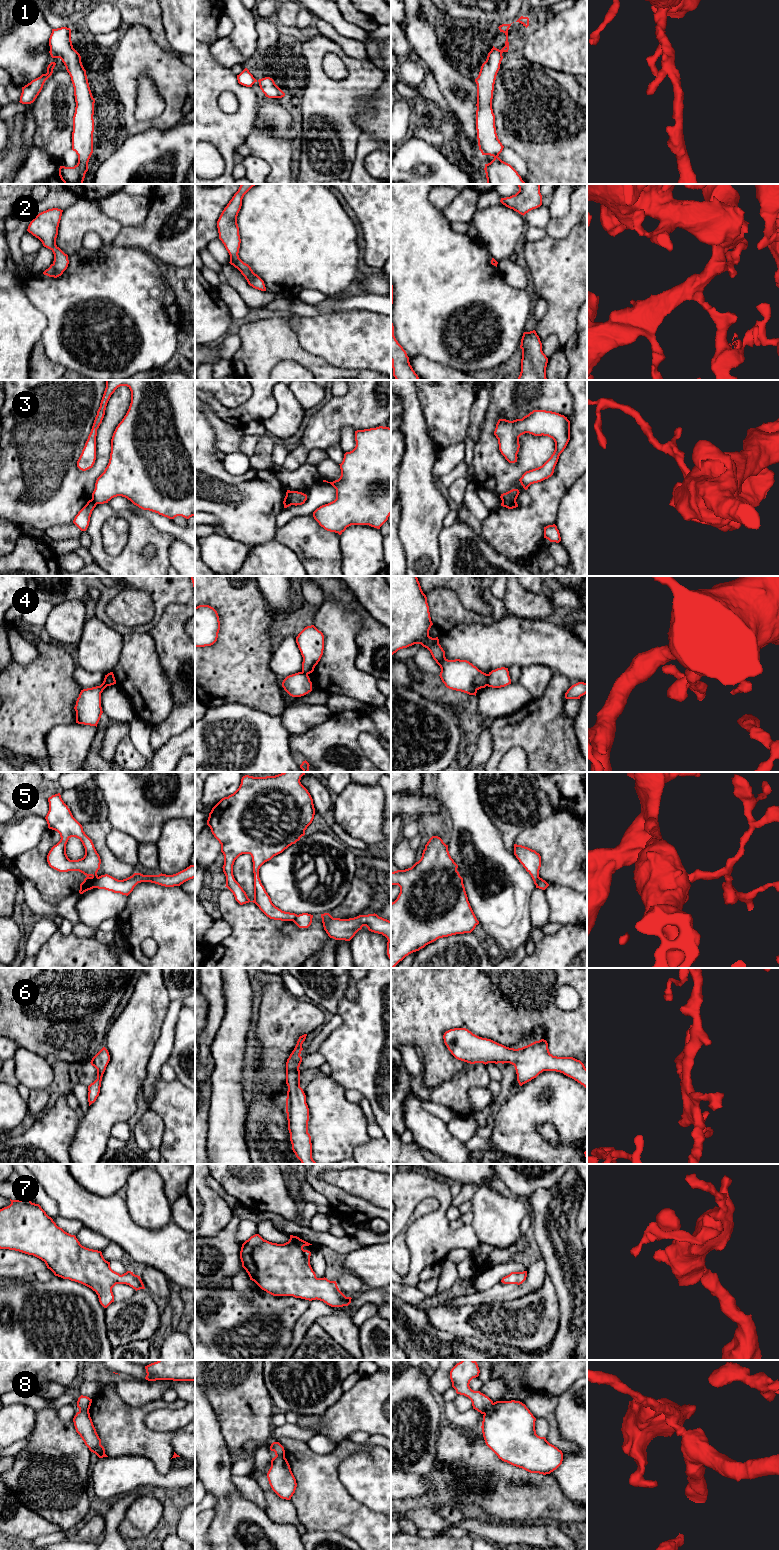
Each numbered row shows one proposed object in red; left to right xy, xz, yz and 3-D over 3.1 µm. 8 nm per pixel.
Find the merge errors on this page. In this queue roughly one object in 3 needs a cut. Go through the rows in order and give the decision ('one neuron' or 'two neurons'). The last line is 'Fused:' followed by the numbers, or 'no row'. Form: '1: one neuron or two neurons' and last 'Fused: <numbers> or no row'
1: one neuron
2: one neuron
3: two neurons
4: two neurons
5: two neurons
6: one neuron
7: one neuron
8: two neurons
Fused: 3, 4, 5, 8

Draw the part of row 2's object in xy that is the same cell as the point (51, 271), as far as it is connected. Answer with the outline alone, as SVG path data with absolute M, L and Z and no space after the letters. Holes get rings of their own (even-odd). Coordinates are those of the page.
M58 208L48 209L39 213L29 224L27 231L38 238L44 247L54 254L54 261L43 274L57 278L67 269L69 260L57 245L56 238L63 210Z

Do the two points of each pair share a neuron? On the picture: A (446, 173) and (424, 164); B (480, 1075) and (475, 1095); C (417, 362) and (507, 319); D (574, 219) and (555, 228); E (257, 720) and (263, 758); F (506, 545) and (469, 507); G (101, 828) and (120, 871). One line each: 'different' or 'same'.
A: same
B: different
C: different
D: same
E: same
F: different
G: same

